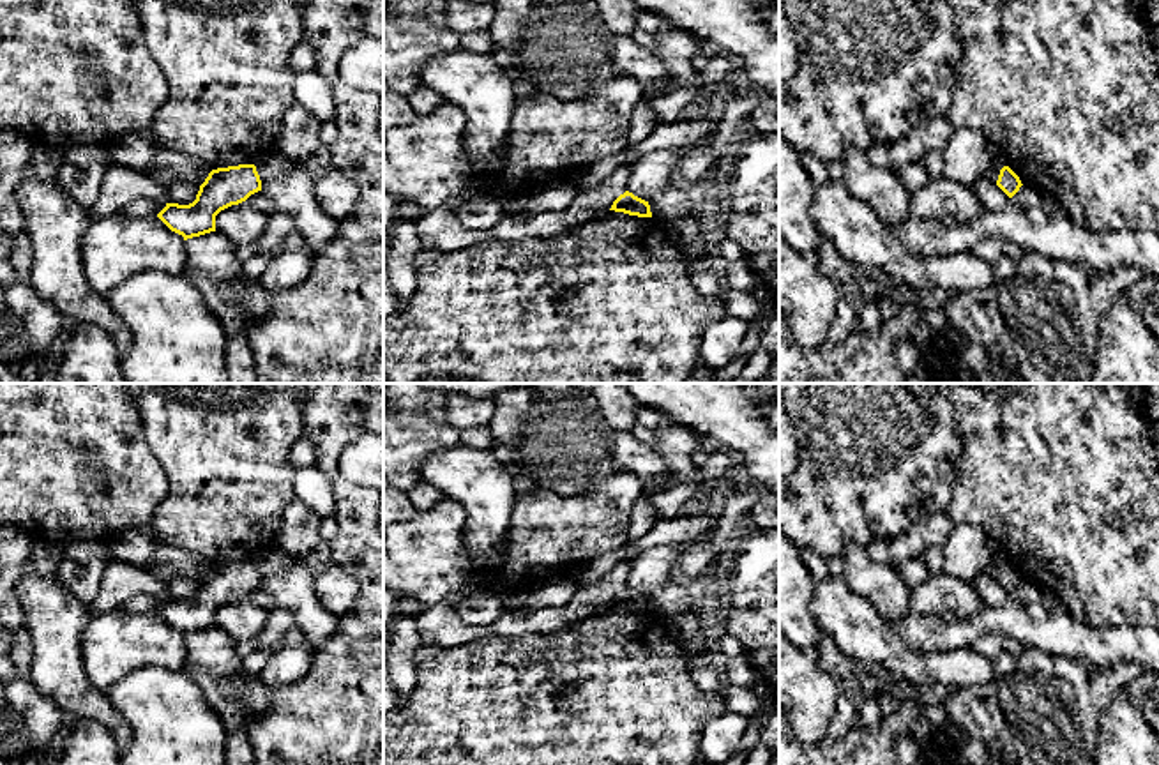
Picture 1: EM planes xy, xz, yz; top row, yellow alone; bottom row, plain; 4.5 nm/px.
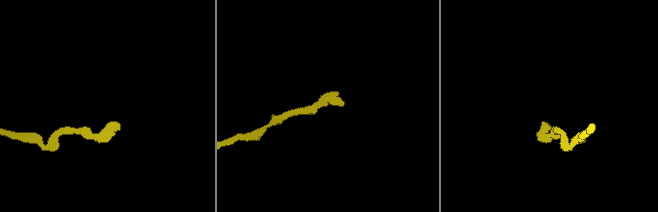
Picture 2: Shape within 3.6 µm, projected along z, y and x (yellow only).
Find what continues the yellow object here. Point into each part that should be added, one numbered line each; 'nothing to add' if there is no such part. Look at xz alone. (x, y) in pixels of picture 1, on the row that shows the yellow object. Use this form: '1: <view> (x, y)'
nothing to add

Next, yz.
nothing to add

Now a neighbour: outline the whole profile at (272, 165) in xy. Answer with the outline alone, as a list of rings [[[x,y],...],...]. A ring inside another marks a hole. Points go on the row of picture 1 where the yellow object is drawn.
[[[274,150],[258,159],[254,166],[260,175],[260,180],[265,182],[281,177],[283,173],[292,170],[295,163],[292,163],[281,152]]]

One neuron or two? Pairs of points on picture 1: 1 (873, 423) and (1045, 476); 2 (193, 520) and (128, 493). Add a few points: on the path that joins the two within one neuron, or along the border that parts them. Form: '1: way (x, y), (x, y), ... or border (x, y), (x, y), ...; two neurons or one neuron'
1: border (956, 410), (962, 458), (951, 492); two neurons
2: border (158, 462), (165, 472), (168, 493), (147, 527); two neurons

